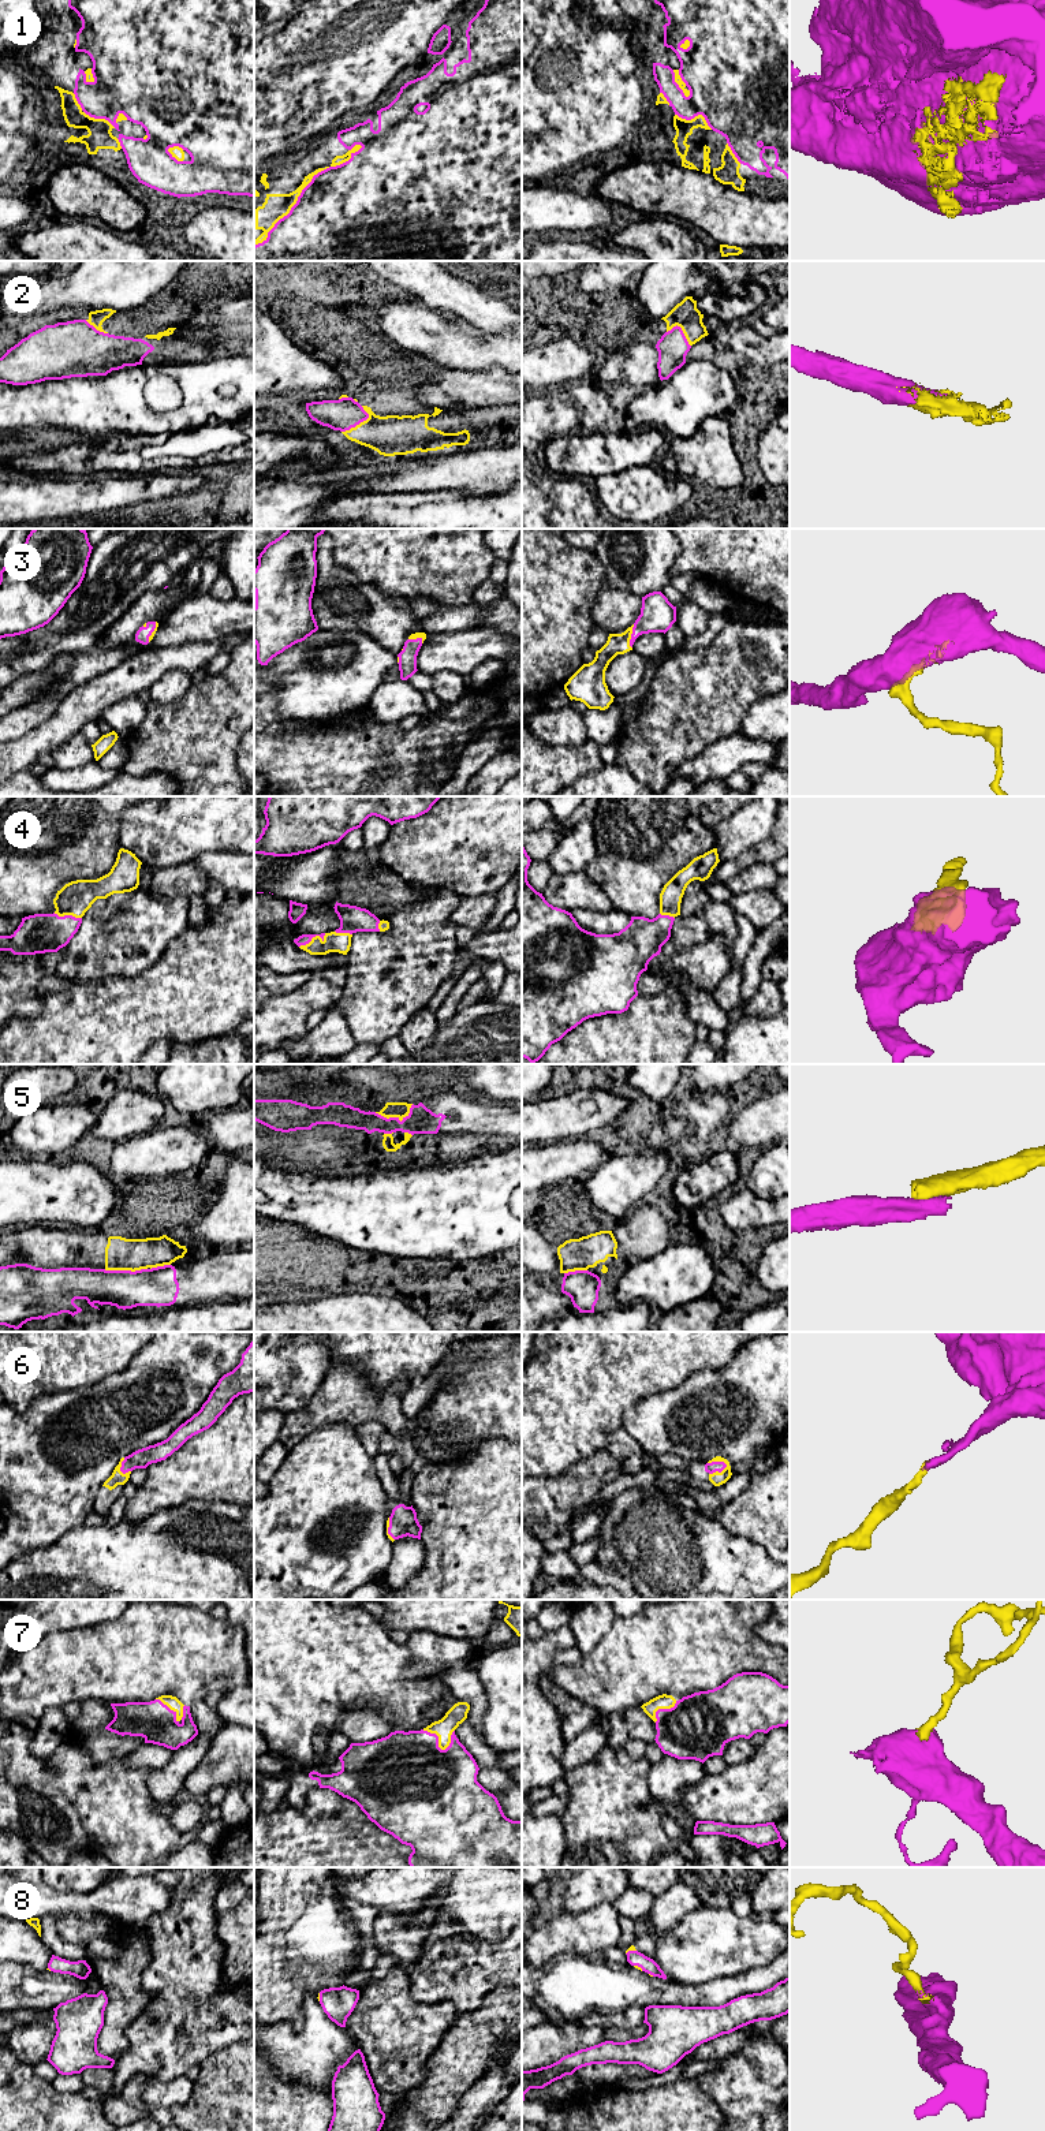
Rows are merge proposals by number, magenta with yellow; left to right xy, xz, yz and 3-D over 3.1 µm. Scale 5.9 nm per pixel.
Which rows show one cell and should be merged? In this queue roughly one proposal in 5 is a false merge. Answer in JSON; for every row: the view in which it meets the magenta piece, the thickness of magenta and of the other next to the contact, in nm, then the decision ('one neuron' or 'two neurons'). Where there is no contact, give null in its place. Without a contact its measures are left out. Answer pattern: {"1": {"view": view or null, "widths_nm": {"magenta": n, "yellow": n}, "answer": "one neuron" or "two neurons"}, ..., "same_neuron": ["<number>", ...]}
{"1": {"view": "xz", "widths_nm": {"magenta": 500, "yellow": 150}, "answer": "one neuron"}, "2": {"view": "xz", "widths_nm": {"magenta": 190, "yellow": 240}, "answer": "one neuron"}, "3": {"view": "yz", "widths_nm": {"magenta": 200, "yellow": 130}, "answer": "one neuron"}, "4": {"view": "xz", "widths_nm": {"magenta": 60, "yellow": 120}, "answer": "one neuron"}, "5": {"view": "xz", "widths_nm": {"magenta": 160, "yellow": 100}, "answer": "two neurons"}, "6": {"view": "yz", "widths_nm": {"magenta": 70, "yellow": 80}, "answer": "one neuron"}, "7": {"view": "xz", "widths_nm": {"magenta": 500, "yellow": 110}, "answer": "one neuron"}, "8": {"view": "yz", "widths_nm": {"magenta": 90, "yellow": 30}, "answer": "one neuron"}, "same_neuron": ["1", "2", "3", "4", "6", "7", "8"]}

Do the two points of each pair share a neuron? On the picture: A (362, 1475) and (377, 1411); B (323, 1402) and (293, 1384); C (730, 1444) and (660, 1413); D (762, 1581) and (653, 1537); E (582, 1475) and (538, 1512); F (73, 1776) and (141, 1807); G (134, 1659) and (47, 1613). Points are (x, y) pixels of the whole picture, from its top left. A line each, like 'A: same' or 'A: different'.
A: different
B: different
C: same
D: same
E: same
F: same
G: different

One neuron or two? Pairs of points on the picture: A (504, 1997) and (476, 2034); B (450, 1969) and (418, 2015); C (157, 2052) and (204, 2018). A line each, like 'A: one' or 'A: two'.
A: one
B: two
C: one

